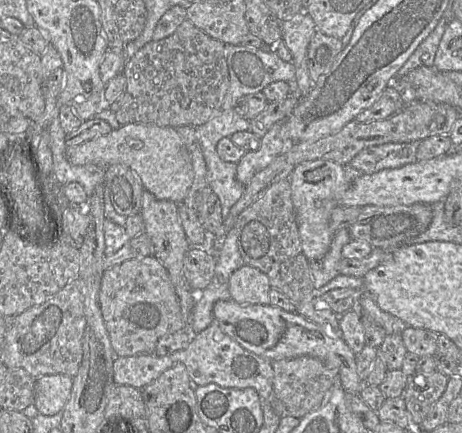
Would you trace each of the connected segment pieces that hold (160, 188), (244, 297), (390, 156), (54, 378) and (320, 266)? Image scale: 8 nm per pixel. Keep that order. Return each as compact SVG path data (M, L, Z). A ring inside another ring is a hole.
M146 123L122 125L107 135L67 147L66 157L70 163L81 166L124 164L139 176L145 190L157 199L175 203L183 202L194 177L190 154L176 128L170 126Z
M245 265L236 270L229 281L232 300L241 305L269 305L272 286L259 269Z
M421 140L410 143L386 143L362 149L348 165L363 174L372 174L384 169L400 168L417 162L416 153Z
M52 374L35 379L34 405L39 413L52 416L63 411L70 398L73 377Z
M342 228L333 234L329 251L317 261L309 262L314 289L318 290L339 275L338 264L343 247L351 241L349 231Z

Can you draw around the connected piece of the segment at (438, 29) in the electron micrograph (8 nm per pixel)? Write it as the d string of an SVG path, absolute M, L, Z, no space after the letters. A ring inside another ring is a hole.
M442 17L437 23L436 27L428 35L428 37L417 47L414 53L399 69L397 76L393 83L395 84L399 79L408 74L410 71L421 66L433 67L436 52L446 28L446 19Z

